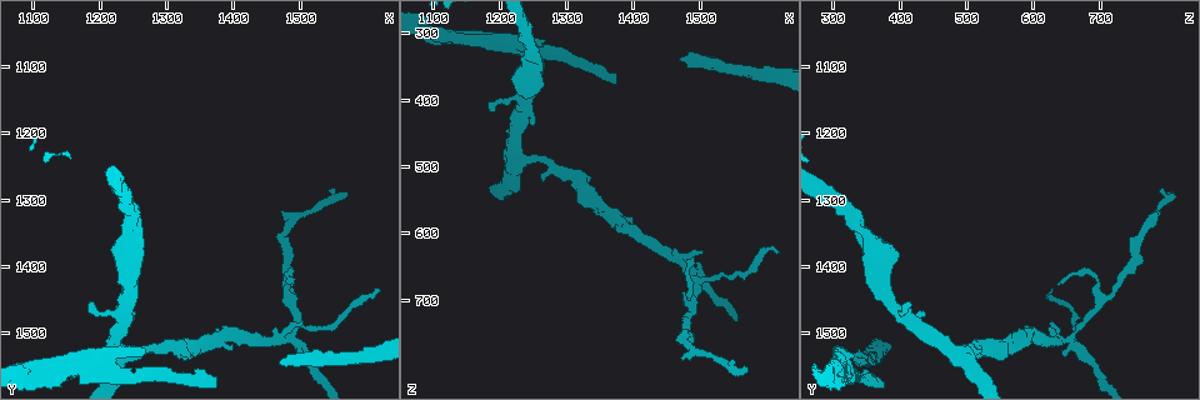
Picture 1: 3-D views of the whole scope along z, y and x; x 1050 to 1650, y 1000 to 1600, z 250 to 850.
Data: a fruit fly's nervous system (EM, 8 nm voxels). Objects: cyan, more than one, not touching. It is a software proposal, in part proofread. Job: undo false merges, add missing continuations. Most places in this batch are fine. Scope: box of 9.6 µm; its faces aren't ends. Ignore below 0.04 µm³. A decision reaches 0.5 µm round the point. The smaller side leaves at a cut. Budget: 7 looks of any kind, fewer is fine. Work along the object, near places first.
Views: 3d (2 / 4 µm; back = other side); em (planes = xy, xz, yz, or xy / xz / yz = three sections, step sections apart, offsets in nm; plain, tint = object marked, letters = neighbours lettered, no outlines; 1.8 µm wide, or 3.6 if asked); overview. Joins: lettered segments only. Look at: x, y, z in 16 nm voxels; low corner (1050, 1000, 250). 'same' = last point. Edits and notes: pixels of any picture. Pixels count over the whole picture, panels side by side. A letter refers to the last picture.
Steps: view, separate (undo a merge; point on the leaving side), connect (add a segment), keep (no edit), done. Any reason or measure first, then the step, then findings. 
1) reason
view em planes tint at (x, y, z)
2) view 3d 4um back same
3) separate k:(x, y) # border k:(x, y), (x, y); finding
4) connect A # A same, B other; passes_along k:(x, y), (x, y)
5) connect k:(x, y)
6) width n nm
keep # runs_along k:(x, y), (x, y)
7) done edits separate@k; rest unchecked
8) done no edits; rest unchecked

view em yz step 8 letters at (1570, 1290, 805)

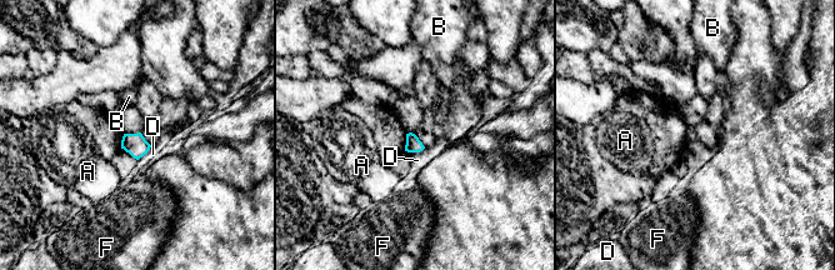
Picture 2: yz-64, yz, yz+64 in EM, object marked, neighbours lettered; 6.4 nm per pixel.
cut it another way
view em xy step 4 letters same

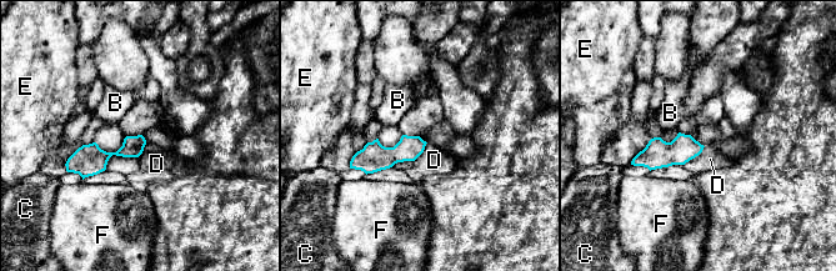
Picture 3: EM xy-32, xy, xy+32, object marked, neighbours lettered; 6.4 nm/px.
longest_contact D 180 nm
keep # B other, C other, D other, E other, F other; border 3:(705, 146), (697, 155), (684, 164); no lettered segment goes on from it

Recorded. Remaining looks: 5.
thick turns thin
view 3d 4um at (1275, 1525, 495)

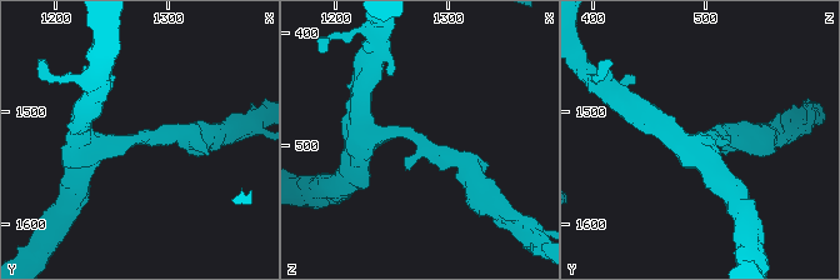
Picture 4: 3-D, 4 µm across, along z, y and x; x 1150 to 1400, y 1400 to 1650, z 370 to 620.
arm_widths 280, 320 nm; need the tissue
view em planes letters at (1274, 1526, 496)

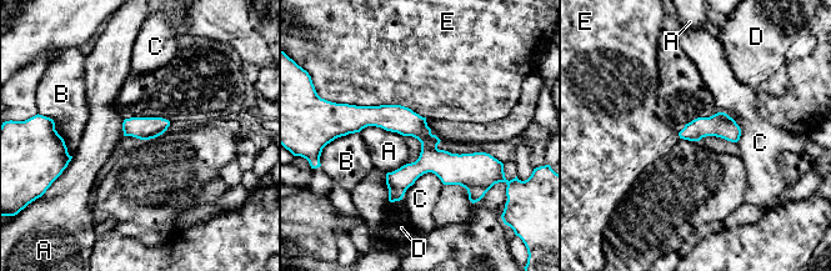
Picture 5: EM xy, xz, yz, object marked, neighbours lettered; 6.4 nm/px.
width 140 nm
keep # A other, B other, C other, D other, E other; border 5:(359, 131), (380, 126), (403, 136); one neuron here

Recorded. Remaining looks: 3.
end of a long branch
view 3d 4um at (1470, 1550, 345)

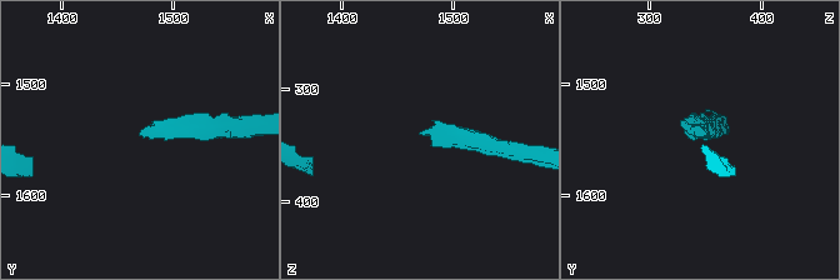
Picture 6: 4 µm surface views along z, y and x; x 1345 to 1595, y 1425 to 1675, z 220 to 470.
view em planes letters at (1472, 1546, 340)

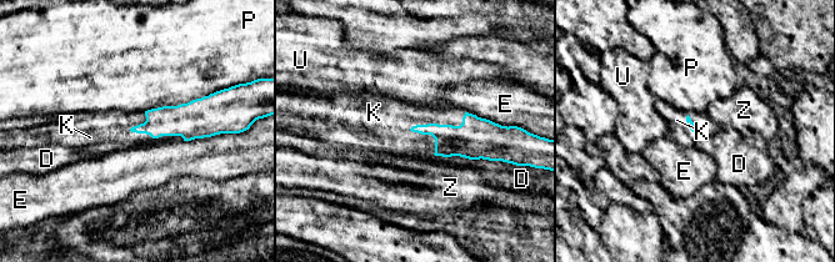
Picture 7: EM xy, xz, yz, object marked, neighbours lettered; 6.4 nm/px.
connect K # D other, E other, K same, P other, U other, Z other; it goes on there

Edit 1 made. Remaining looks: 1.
done edits connect@7; rest unchecked

